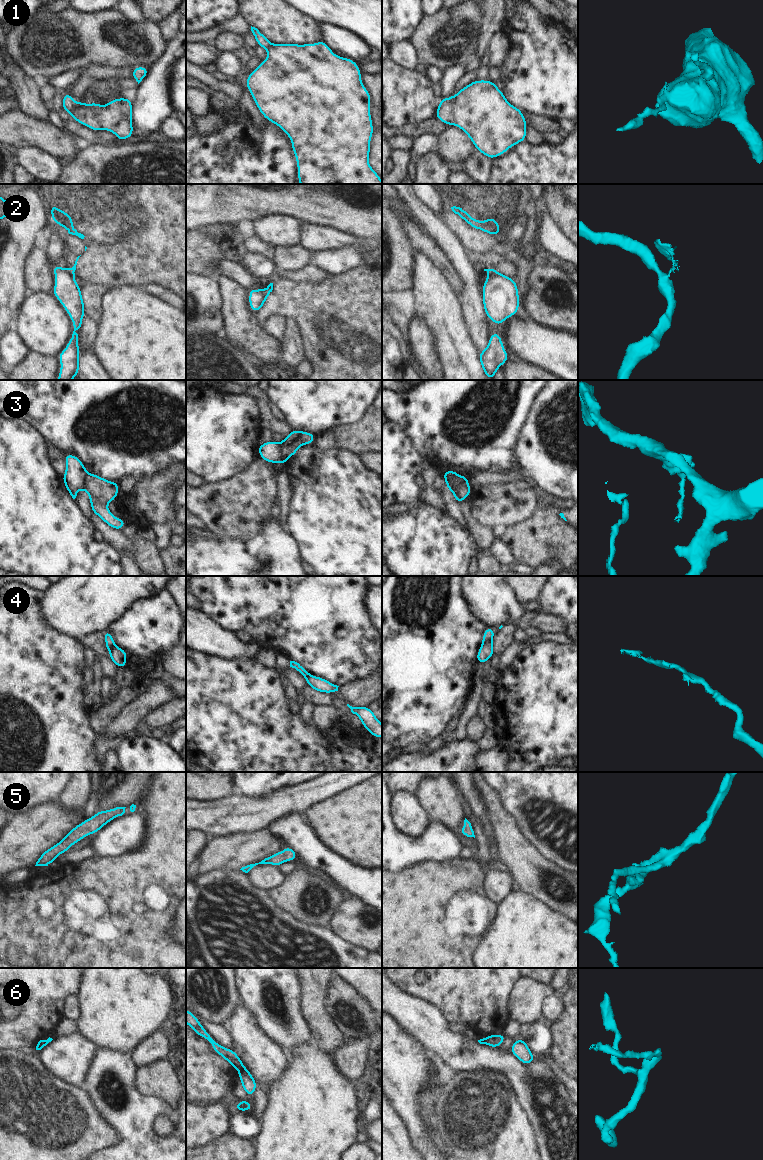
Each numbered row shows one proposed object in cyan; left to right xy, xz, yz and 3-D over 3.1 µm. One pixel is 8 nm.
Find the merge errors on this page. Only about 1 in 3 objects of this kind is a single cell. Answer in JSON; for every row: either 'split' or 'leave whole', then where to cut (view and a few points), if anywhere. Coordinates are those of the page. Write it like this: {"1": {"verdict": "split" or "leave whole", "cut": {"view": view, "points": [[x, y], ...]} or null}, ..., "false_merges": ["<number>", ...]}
{"1": {"verdict": "split", "cut": {"view": "xy", "points": [[75, 104], [71, 115]]}}, "2": {"verdict": "split", "cut": {"view": "xz", "points": [[266, 288], [268, 295]]}}, "3": {"verdict": "split", "cut": {"view": "yz", "points": [[466, 482], [457, 491], [459, 502]]}}, "4": {"verdict": "split", "cut": {"view": "yz", "points": [[491, 639], [481, 646]]}}, "5": {"verdict": "leave whole", "cut": null}, "6": {"verdict": "split", "cut": {"view": "xz", "points": [[244, 1066], [239, 1071]]}}, "false_merges": ["1", "2", "3", "4", "6"]}

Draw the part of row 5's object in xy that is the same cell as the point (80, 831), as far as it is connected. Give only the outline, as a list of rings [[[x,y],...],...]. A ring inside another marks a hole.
[[[116,807],[107,811],[97,811],[97,813],[89,819],[85,819],[83,823],[75,826],[59,843],[52,846],[41,854],[35,866],[48,866],[55,862],[56,857],[64,852],[69,851],[69,848],[90,835],[96,834],[104,825],[118,816],[125,813],[126,807]]]

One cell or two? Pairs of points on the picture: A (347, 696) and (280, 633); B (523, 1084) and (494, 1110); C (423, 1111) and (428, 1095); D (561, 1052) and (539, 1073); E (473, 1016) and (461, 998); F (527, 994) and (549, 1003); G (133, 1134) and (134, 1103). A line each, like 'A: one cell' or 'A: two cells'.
A: two cells
B: two cells
C: one cell
D: two cells
E: one cell
F: two cells
G: one cell

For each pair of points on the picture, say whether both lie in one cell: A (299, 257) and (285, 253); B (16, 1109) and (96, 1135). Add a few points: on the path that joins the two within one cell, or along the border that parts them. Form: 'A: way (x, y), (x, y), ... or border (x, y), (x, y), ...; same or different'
A: way (296, 257), (288, 256); same
B: way (36, 1125), (40, 1128), (76, 1130); same

